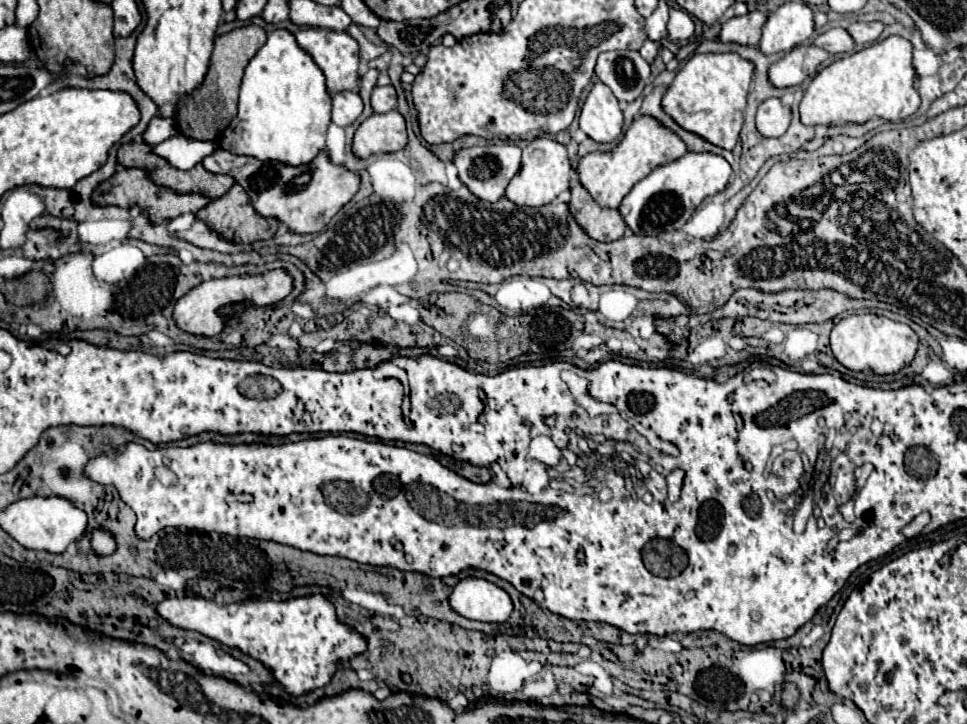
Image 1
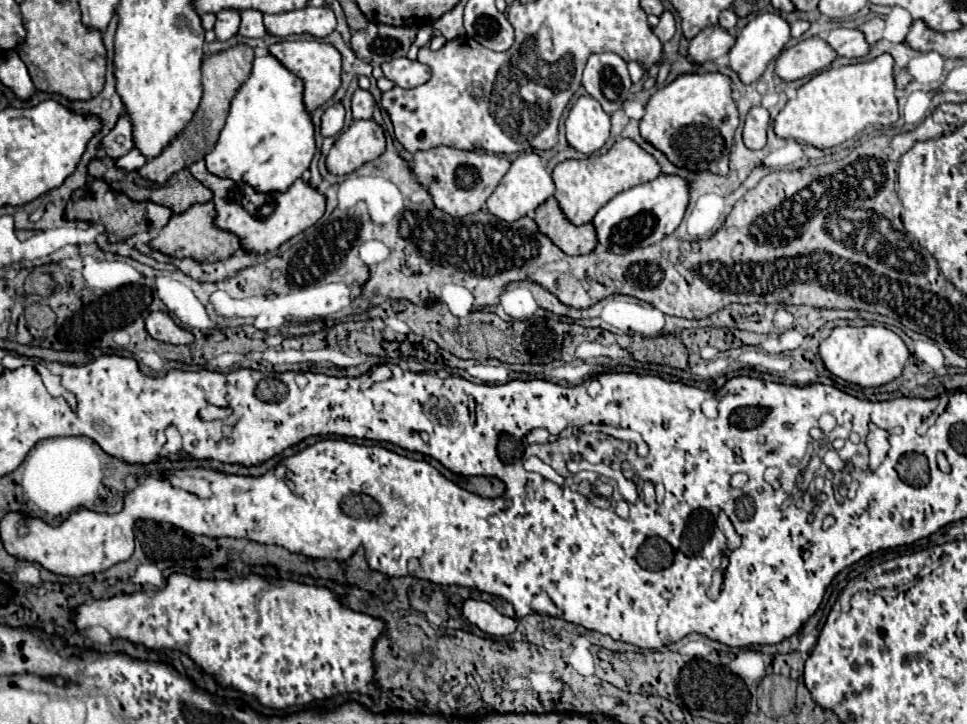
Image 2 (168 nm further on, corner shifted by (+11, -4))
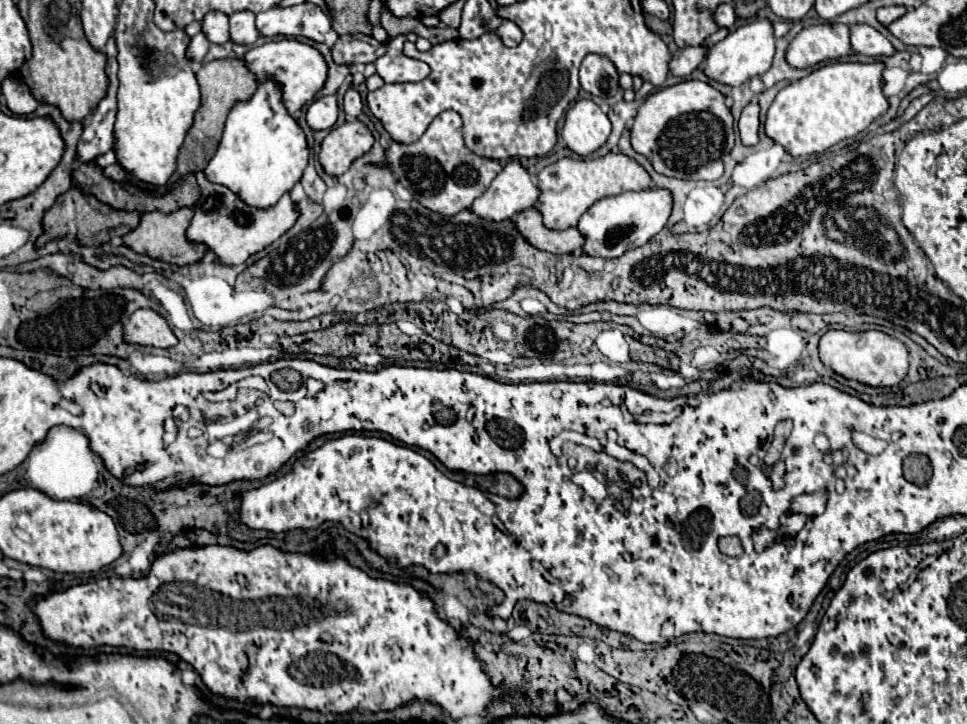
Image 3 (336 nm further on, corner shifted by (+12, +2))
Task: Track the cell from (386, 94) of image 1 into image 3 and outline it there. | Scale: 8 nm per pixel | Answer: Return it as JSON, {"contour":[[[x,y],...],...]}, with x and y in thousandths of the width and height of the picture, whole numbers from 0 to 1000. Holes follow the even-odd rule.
{"contour":[[[365,122],[359,124],[359,130],[355,135],[355,152],[357,152],[359,163],[369,163],[373,157],[375,141],[373,141],[373,133],[369,124],[365,124]]]}

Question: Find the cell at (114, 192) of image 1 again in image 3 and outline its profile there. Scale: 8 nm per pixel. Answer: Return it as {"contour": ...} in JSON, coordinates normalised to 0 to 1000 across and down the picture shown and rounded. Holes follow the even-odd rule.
{"contour":[[[80,257],[69,262],[69,268],[63,268],[61,276],[49,296],[44,296],[44,323],[36,331],[36,340],[42,343],[51,331],[65,329],[67,323],[78,323],[80,334],[86,340],[104,340],[113,329],[119,326],[129,326],[133,318],[138,318],[144,309],[144,296],[142,293],[127,293],[119,290],[107,279],[102,279],[98,271],[86,268]]]}

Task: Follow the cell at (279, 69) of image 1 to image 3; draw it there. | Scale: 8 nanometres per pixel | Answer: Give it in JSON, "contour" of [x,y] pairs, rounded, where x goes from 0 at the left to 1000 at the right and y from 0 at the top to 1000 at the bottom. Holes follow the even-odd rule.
{"contour":[[[274,110],[260,138],[247,141],[239,152],[226,204],[212,232],[212,246],[220,254],[235,257],[255,285],[276,290],[311,249],[317,221],[320,204],[313,180],[291,144],[289,119],[282,110]]]}

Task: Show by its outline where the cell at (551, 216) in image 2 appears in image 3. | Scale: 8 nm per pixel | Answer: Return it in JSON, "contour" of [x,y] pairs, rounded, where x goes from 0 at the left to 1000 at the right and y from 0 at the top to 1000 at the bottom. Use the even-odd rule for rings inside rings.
{"contour":[[[545,287],[531,301],[537,323],[549,334],[549,340],[570,348],[570,351],[588,351],[603,340],[603,326],[597,315],[586,318],[568,318],[559,307],[559,296],[553,287]]]}

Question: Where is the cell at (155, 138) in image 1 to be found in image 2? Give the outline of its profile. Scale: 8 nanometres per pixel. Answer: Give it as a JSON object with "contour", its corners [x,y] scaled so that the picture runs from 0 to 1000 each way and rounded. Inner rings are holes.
{"contour":[[[128,157],[120,177],[105,193],[105,204],[110,204],[110,213],[114,218],[124,218],[128,213],[132,213],[139,204],[139,193],[137,193],[137,166]]]}

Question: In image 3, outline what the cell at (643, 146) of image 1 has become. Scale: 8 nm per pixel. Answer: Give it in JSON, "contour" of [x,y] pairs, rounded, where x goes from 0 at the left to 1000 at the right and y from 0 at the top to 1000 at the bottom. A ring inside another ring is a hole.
{"contour":[[[630,210],[617,221],[593,221],[580,218],[574,227],[564,229],[555,240],[557,251],[557,273],[553,279],[553,290],[559,293],[562,309],[570,318],[584,318],[597,312],[603,293],[622,273],[638,271],[653,262],[667,262],[673,257],[671,240],[650,215],[642,210]]]}

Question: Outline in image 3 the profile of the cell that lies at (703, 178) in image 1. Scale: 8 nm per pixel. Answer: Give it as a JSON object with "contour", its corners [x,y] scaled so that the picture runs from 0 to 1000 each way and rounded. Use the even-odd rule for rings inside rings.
{"contour":[[[669,260],[663,265],[644,265],[615,279],[599,304],[597,318],[603,323],[603,348],[619,356],[640,356],[648,345],[665,340],[690,309],[694,296],[694,268],[690,262]]]}

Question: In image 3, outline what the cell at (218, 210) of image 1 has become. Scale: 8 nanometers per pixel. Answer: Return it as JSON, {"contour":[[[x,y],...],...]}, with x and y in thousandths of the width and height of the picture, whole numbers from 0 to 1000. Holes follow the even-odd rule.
{"contour":[[[187,287],[187,290],[177,293],[177,296],[166,296],[166,293],[146,296],[144,312],[127,326],[127,337],[133,340],[135,345],[144,348],[144,351],[152,351],[154,356],[171,359],[175,365],[183,365],[183,367],[202,365],[202,362],[206,362],[210,356],[212,340],[200,337],[200,334],[195,334],[191,329],[191,318],[193,318],[198,301],[200,301],[200,290],[195,290],[195,287]]]}

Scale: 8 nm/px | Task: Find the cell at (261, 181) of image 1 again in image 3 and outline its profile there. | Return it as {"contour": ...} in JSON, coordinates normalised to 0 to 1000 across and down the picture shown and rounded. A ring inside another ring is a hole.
{"contour":[[[204,238],[202,246],[208,260],[208,273],[200,287],[200,301],[193,315],[193,331],[200,337],[210,337],[214,348],[222,351],[222,359],[226,365],[233,367],[251,365],[257,354],[270,348],[291,323],[295,323],[307,304],[307,285],[301,279],[299,268],[295,268],[282,287],[266,290],[255,285],[237,260],[216,251],[210,238]]]}

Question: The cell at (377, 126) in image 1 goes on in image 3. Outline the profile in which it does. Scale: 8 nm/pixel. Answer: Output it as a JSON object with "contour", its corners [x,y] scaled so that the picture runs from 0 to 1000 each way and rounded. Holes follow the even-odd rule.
{"contour":[[[357,169],[344,177],[332,196],[330,224],[340,243],[353,243],[361,227],[382,210],[386,202],[386,188],[375,169]]]}

